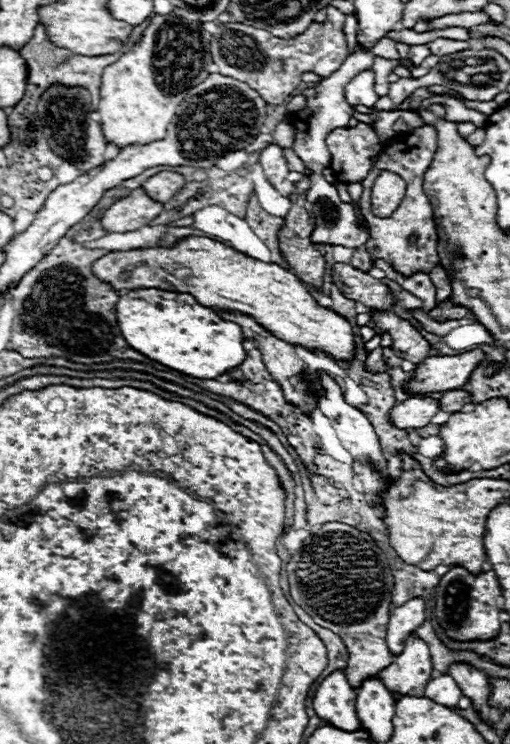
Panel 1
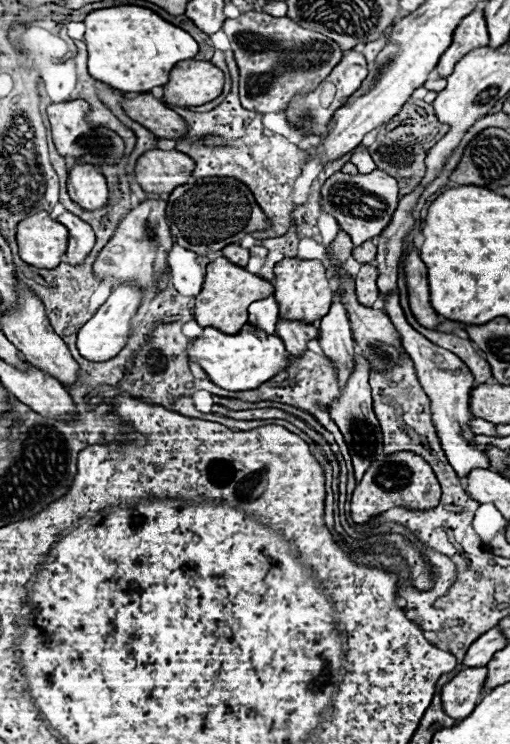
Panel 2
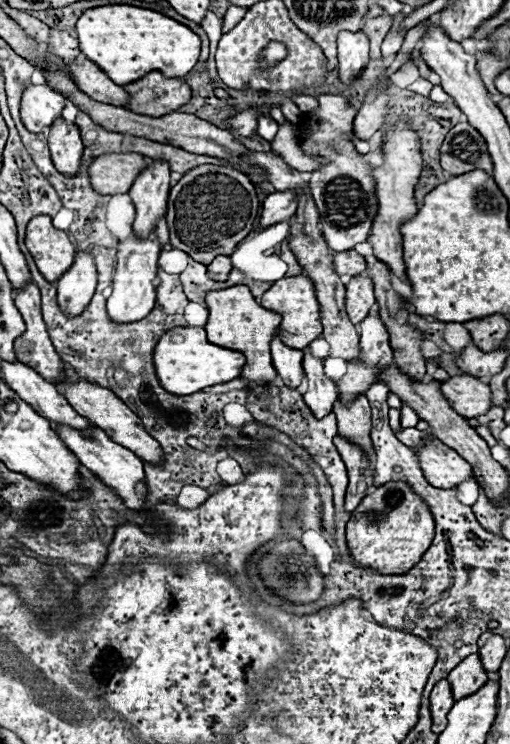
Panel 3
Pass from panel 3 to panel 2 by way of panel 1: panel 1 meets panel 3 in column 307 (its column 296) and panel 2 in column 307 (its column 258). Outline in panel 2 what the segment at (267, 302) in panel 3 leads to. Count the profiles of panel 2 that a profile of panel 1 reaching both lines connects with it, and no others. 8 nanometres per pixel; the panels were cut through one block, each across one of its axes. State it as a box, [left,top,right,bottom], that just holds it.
[274,258,334,322]

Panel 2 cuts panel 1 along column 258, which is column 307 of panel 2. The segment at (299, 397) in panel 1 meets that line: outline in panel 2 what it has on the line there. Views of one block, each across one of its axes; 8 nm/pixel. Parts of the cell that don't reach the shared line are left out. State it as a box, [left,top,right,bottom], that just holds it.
[276,320,320,358]

